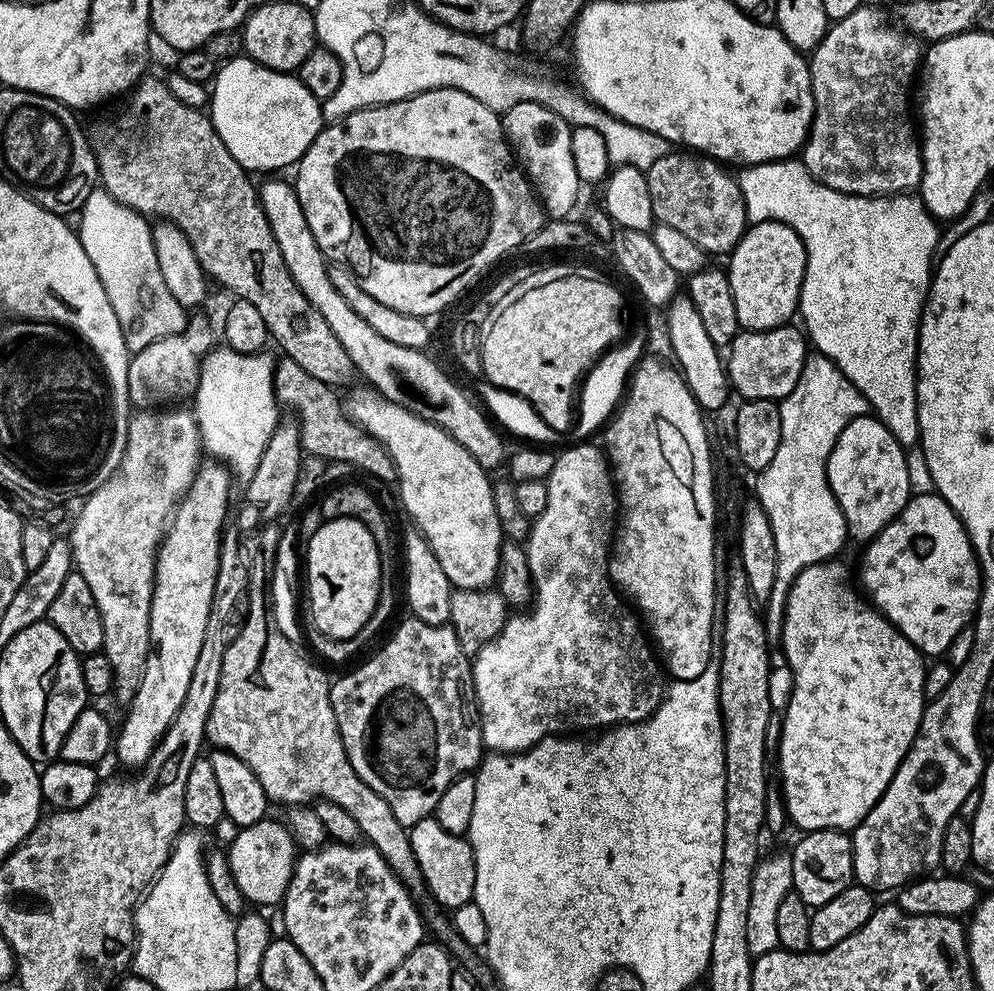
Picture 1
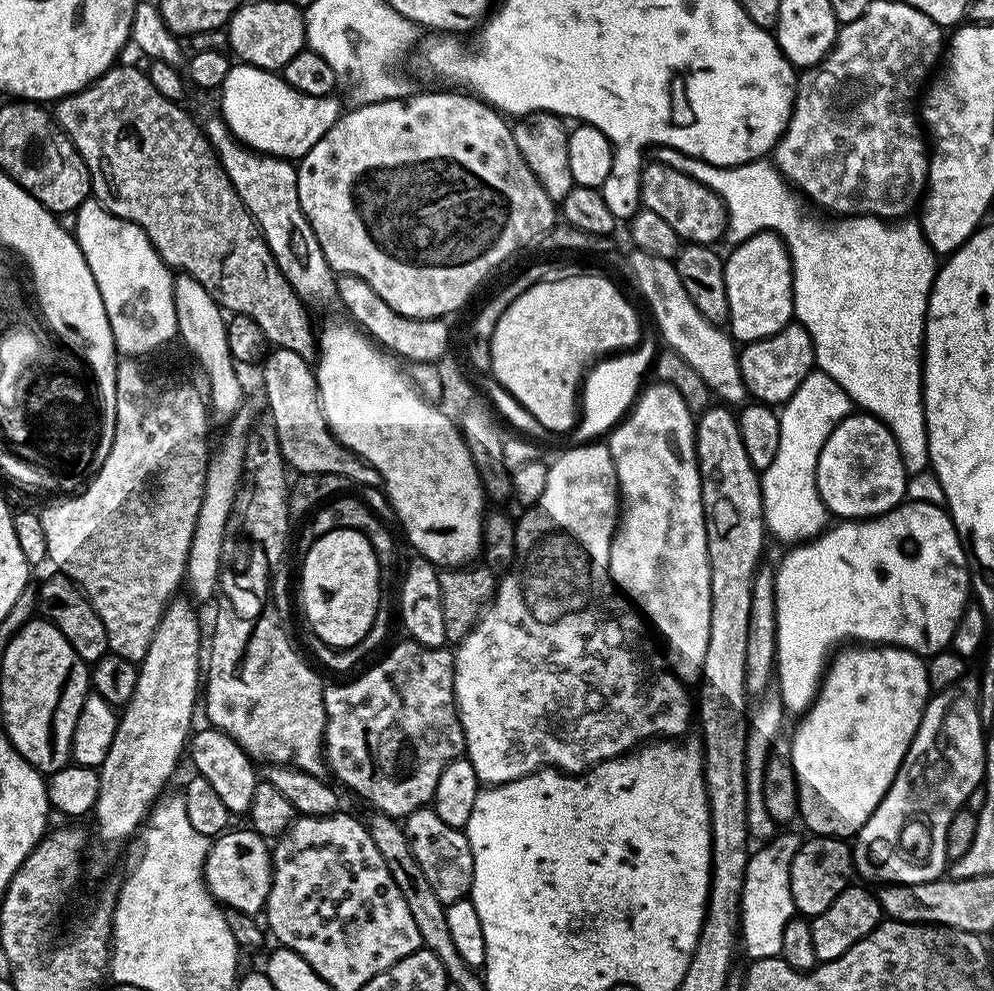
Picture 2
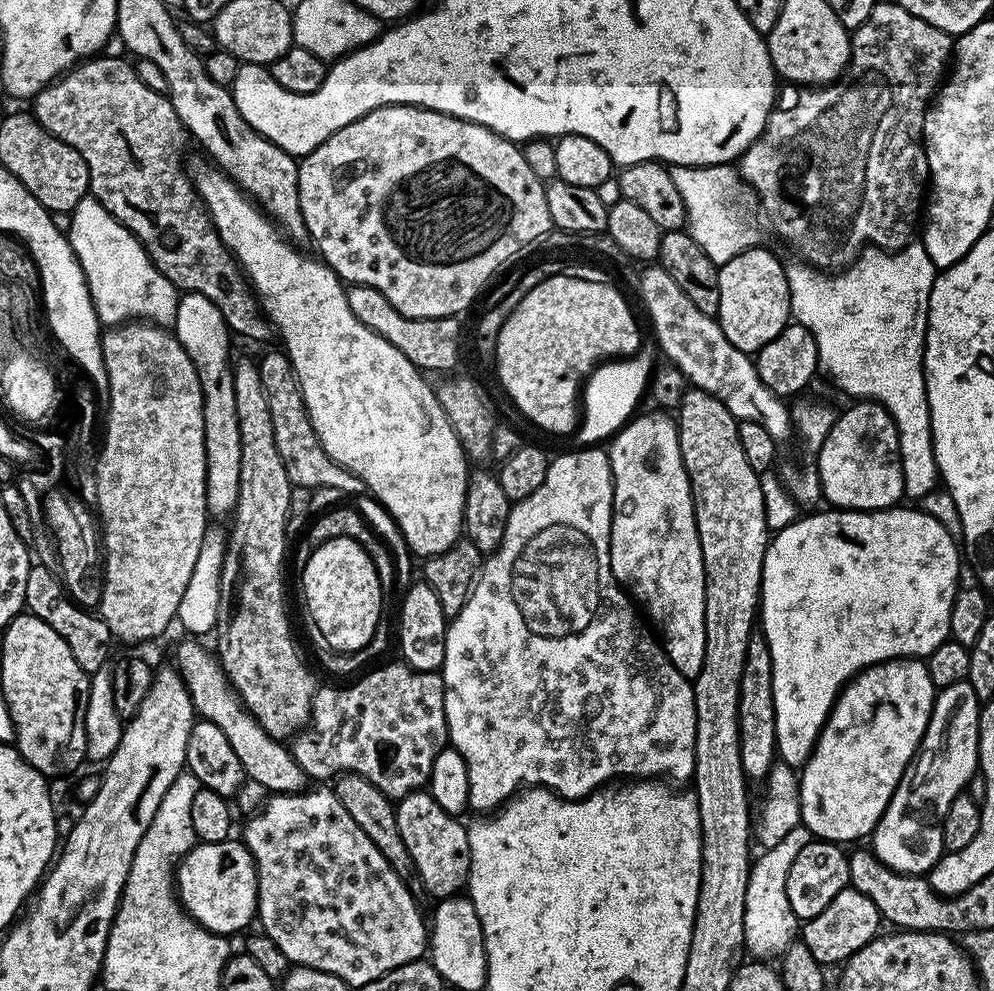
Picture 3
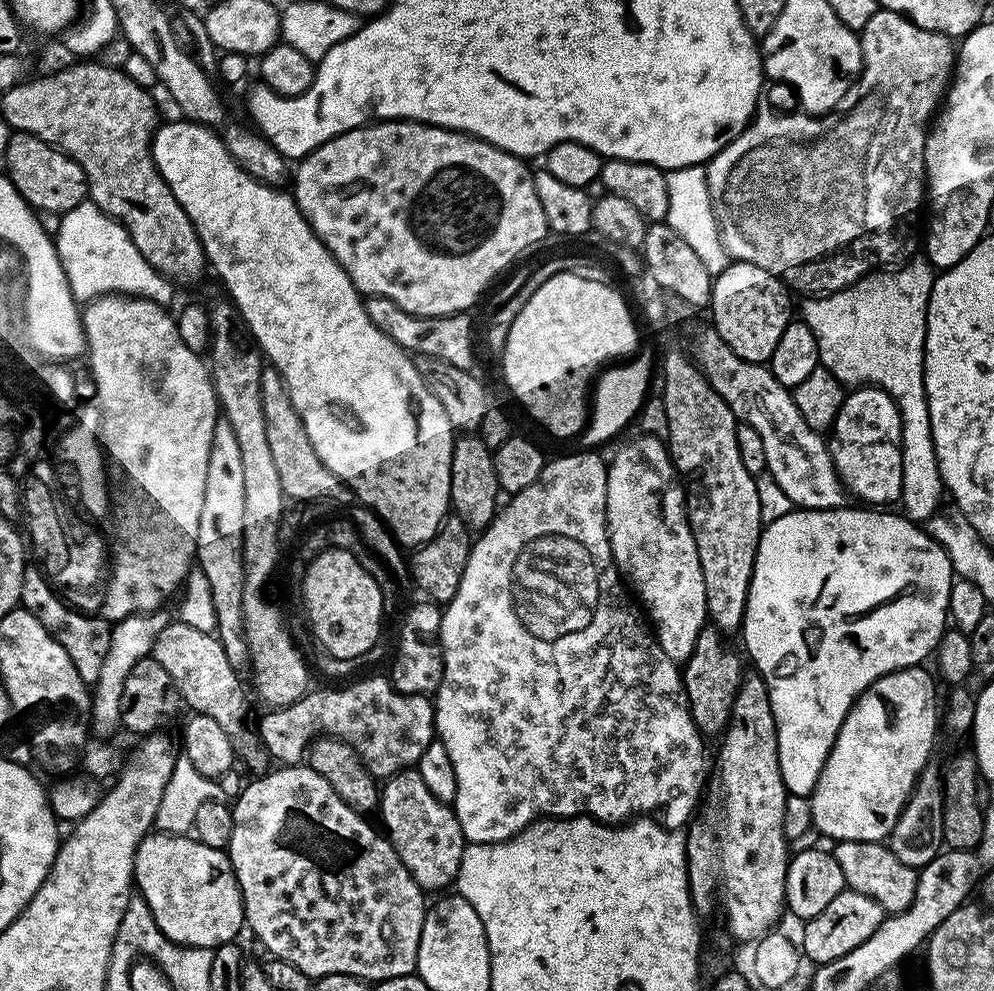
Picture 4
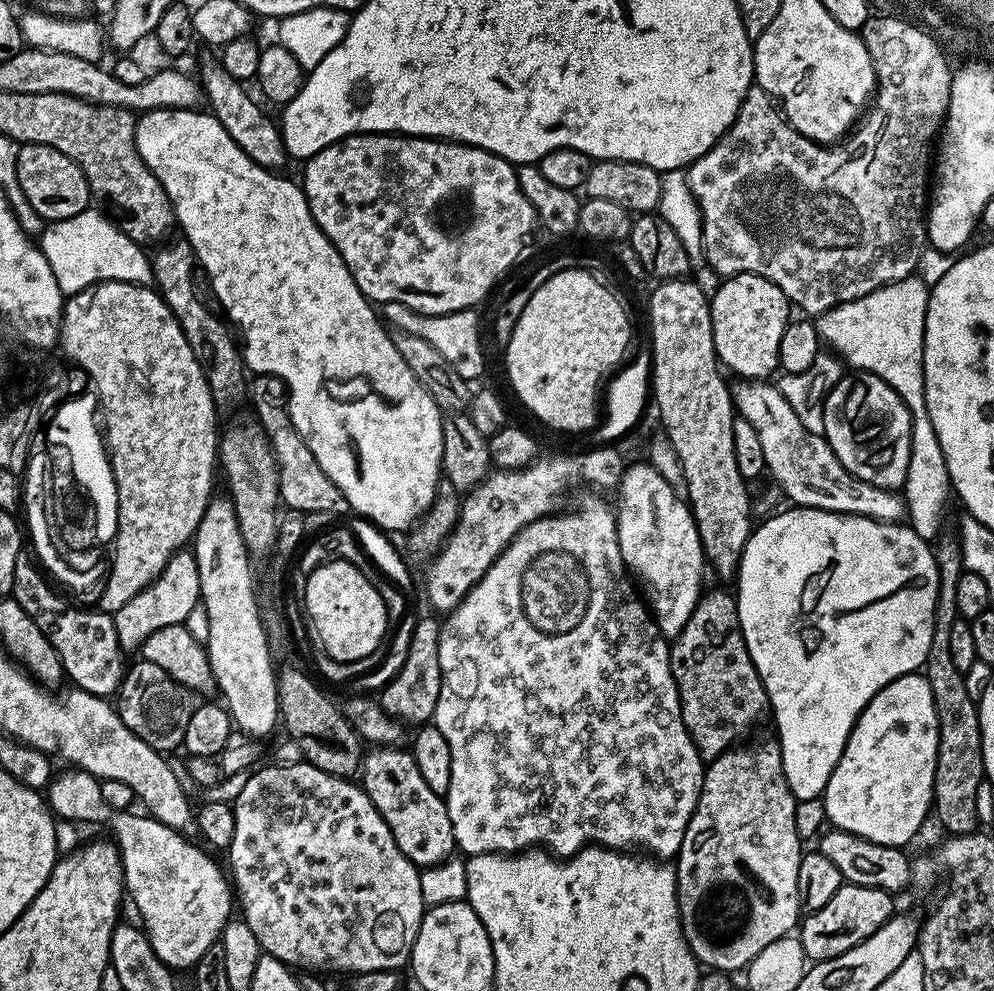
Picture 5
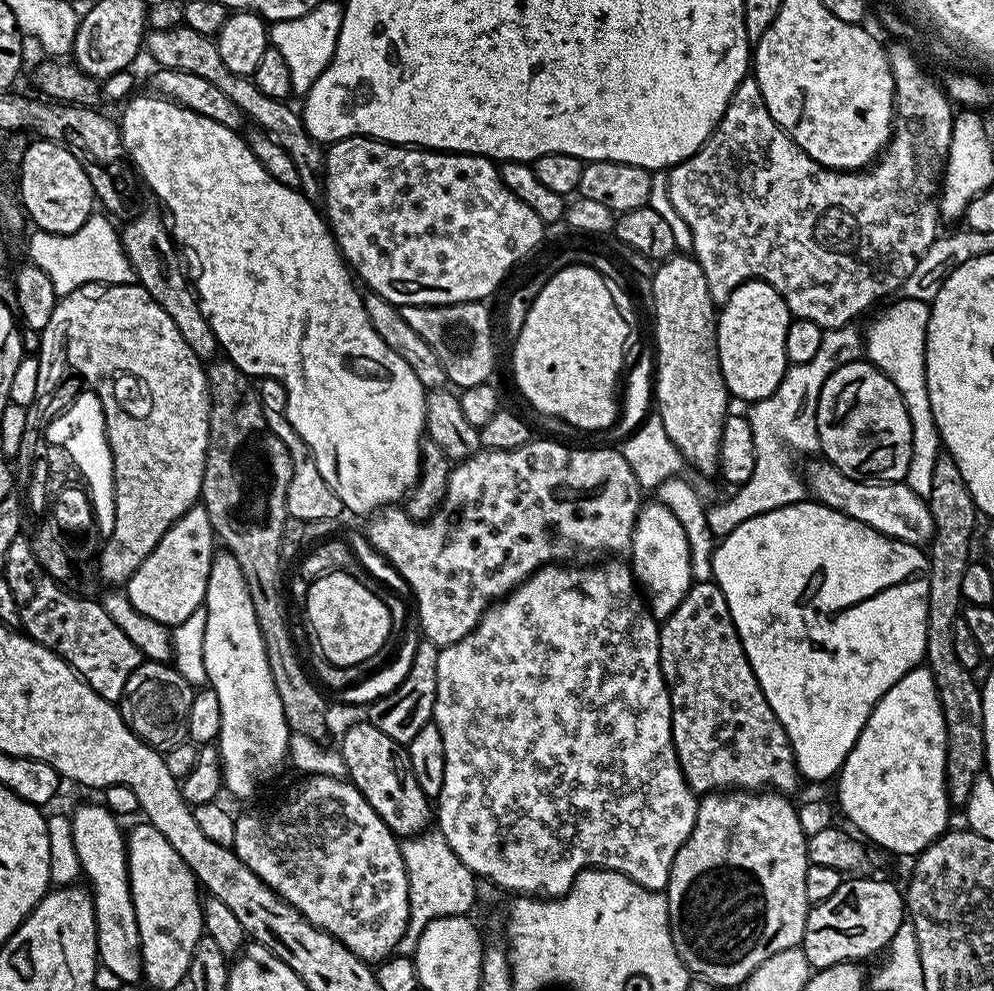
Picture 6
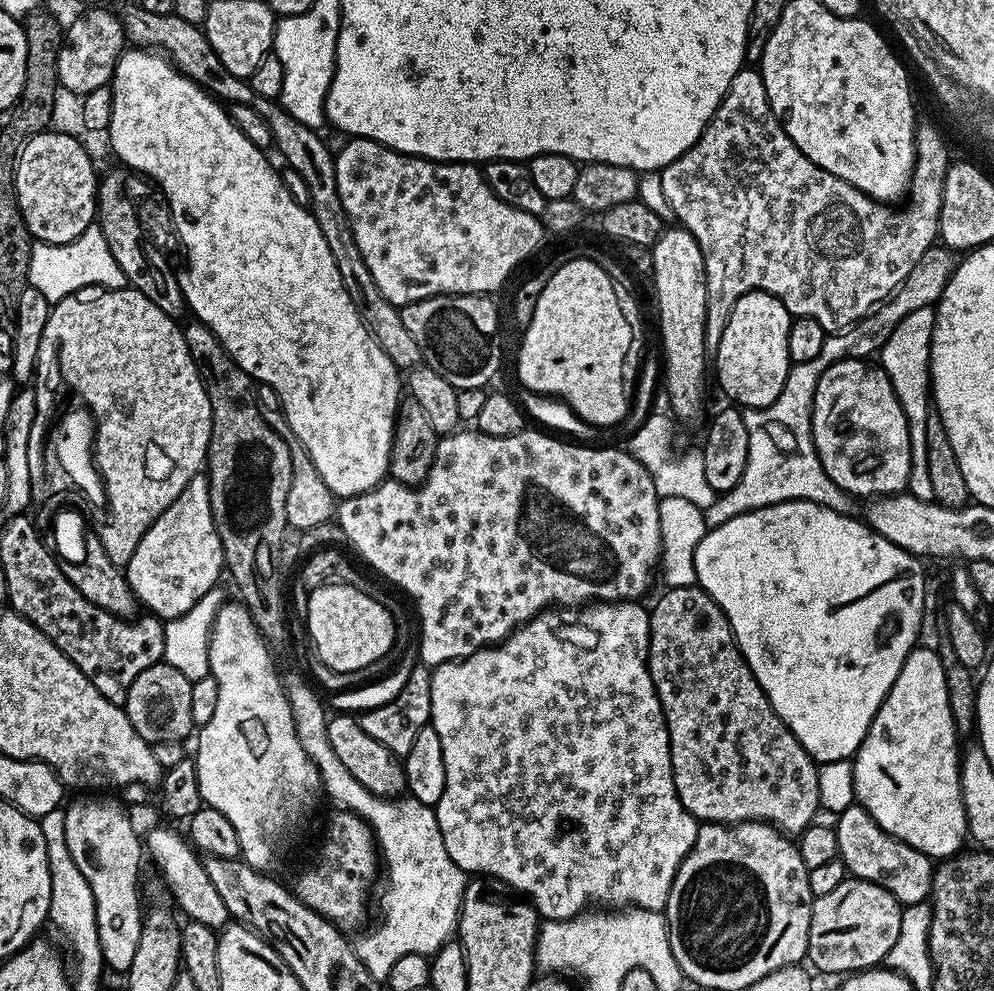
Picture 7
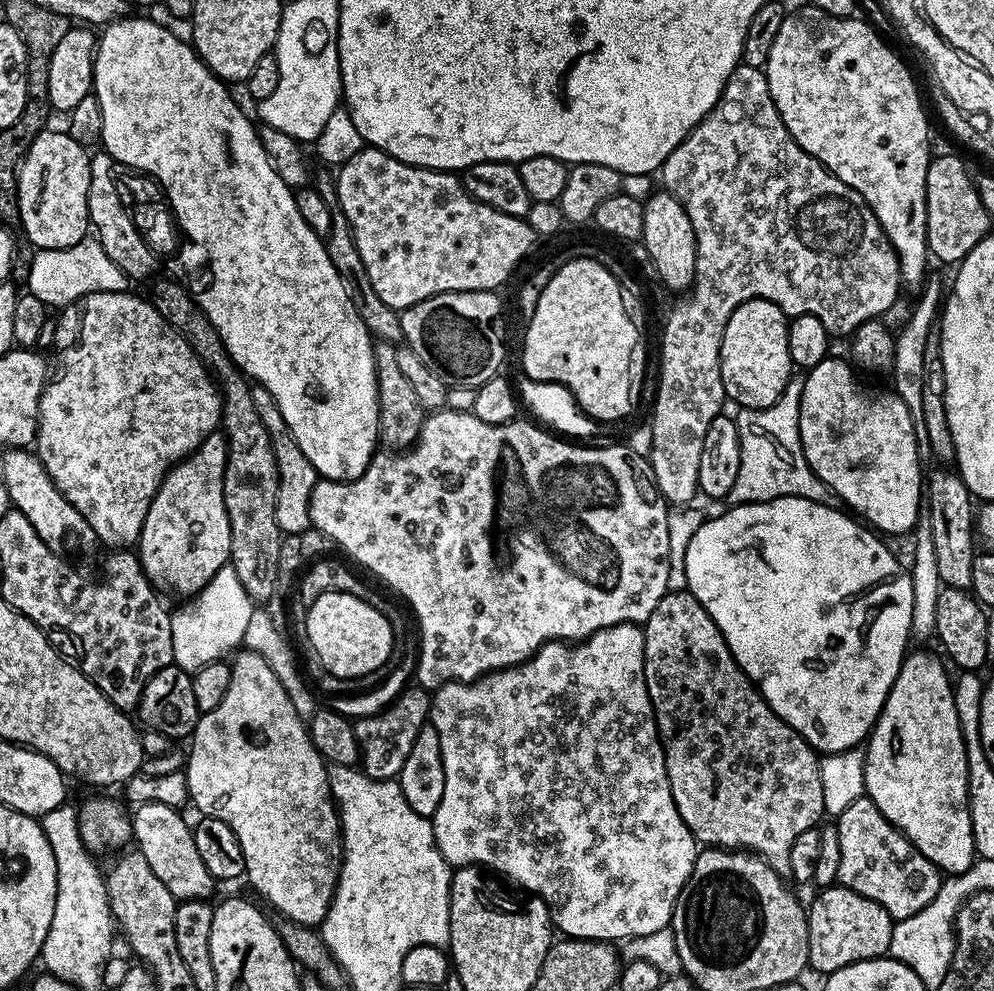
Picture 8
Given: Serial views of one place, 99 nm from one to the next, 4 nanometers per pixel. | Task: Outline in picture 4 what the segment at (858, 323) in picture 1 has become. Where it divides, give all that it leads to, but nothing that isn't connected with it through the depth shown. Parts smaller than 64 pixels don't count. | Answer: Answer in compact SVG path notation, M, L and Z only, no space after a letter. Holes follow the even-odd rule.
M700 166L674 168L667 173L667 178L672 211L669 212L666 222L671 228L678 230L680 237L698 254L702 266L706 266L708 273L715 278L728 268L730 257L720 241L720 227L712 209L708 189L708 173ZM909 259L907 263L897 267L895 270L877 270L865 276L857 284L851 284L850 287L843 288L841 292L829 292L817 295L815 298L805 299L808 301L804 304L802 319L806 326L810 326L814 338L818 342L820 364L826 370L830 370L830 374L834 374L834 378L838 378L841 384L845 386L856 386L861 382L871 382L875 387L881 388L886 394L890 394L890 398L900 408L900 421L902 422L902 430L904 431L904 446L902 448L902 490L900 491L899 503L901 505L904 504L902 512L908 519L917 522L926 522L933 514L940 511L942 507L940 499L946 496L946 489L944 487L944 479L940 477L940 471L938 470L938 458L936 457L934 438L930 430L930 410L928 409L928 399L926 398L926 390L924 389L924 343L926 342L926 322L928 321L928 299L930 298L930 290L932 289L934 269L928 263L927 259L916 259Z

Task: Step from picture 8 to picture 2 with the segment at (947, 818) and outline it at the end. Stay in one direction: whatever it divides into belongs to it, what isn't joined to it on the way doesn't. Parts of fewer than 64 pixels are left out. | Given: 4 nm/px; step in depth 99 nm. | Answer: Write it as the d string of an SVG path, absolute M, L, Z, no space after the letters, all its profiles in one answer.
M844 646L831 657L820 691L817 692L808 711L803 713L801 720L804 721L797 726L796 733L791 733L790 736L793 772L799 788L799 815L802 820L804 816L804 824L809 828L809 833L837 838L855 837L856 831L864 825L866 818L870 818L870 814L874 814L878 802L882 802L882 798L890 790L890 786L902 766L902 758L906 758L906 750L918 730L921 718L924 717L924 707L928 705L929 699L928 666L915 652L895 646Z

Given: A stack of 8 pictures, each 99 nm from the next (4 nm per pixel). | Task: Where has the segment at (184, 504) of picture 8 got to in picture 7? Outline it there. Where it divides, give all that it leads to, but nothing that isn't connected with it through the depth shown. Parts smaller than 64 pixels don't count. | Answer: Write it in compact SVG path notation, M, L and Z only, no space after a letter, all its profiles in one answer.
M197 474L186 482L186 490L162 510L154 526L142 534L142 542L138 542L138 550L126 566L126 575L137 601L151 615L167 622L186 614L202 594L217 587L225 568L224 547L210 510L208 478Z

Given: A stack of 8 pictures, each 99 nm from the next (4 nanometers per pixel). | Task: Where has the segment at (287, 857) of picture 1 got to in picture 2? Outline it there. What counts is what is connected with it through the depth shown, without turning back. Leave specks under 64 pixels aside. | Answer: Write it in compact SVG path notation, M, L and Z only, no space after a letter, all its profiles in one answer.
M251 827L237 832L225 831L211 841L204 863L204 882L212 896L225 909L260 914L265 911L272 885L272 853L270 844Z

